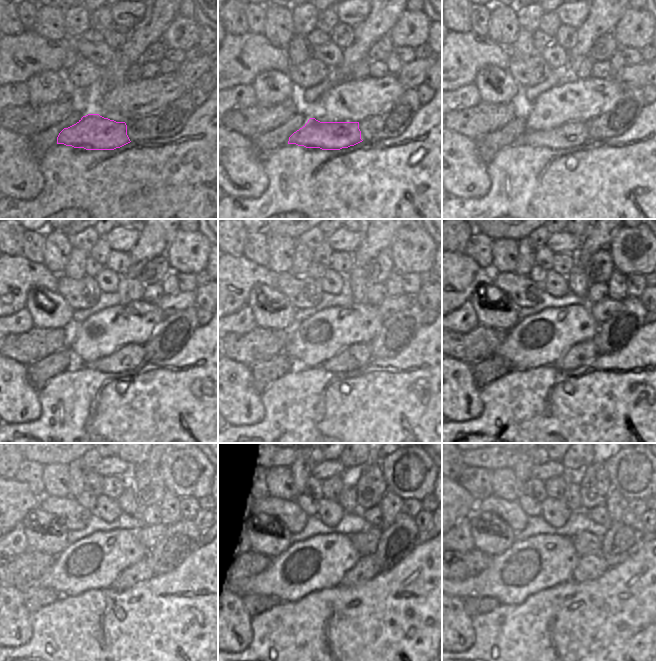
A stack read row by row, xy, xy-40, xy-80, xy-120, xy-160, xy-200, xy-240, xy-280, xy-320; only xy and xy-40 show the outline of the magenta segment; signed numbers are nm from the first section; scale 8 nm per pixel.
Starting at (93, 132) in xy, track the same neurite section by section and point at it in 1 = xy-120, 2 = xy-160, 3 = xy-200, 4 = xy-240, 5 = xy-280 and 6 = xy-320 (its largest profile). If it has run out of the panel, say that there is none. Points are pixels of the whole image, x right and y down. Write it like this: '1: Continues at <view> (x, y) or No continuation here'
1: Continues at xy-120 (128, 357)
2: Continues at xy-160 (354, 356)
3: Continues at xy-200 (583, 352)
4: Continues at xy-240 (140, 571)
5: Continues at xy-280 (366, 568)
6: Continues at xy-320 (589, 567)

